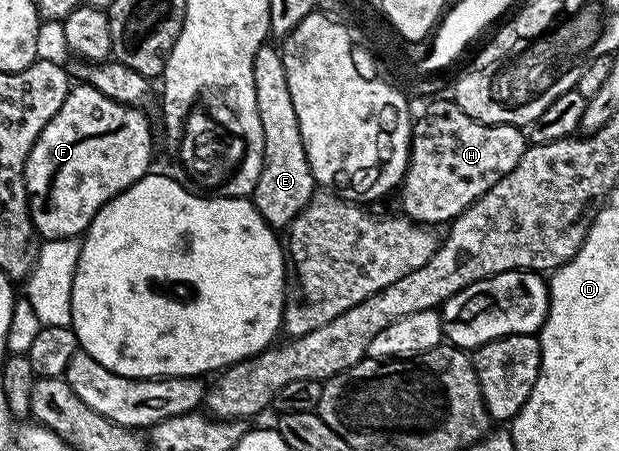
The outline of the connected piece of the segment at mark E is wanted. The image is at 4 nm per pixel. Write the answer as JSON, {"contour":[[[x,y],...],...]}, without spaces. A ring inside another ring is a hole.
{"contour":[[[265,43],[255,54],[255,106],[259,106],[259,122],[263,125],[263,170],[251,197],[253,205],[274,230],[288,229],[289,223],[307,206],[315,194],[315,181],[307,162],[307,150],[303,150],[303,134],[299,134],[299,118],[291,102],[291,90],[287,86],[287,70],[283,66],[280,47]]]}

